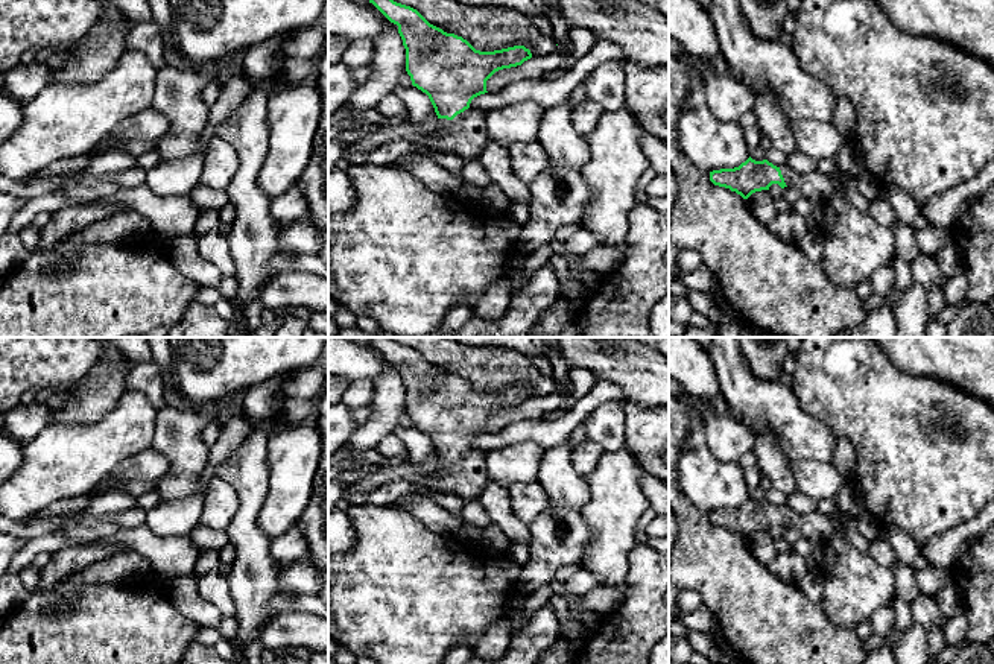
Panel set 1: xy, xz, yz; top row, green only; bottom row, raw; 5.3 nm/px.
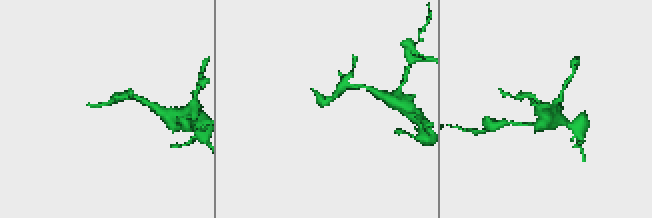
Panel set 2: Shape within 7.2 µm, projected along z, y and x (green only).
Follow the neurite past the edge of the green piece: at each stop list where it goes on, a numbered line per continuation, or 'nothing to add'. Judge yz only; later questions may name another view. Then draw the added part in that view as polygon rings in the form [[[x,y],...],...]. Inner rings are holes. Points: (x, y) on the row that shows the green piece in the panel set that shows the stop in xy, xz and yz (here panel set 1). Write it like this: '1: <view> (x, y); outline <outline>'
1: yz (818, 187); outline [[[787,164],[780,167],[787,187],[796,188],[802,198],[822,207],[833,194],[834,184],[830,175],[813,172],[796,172]]]

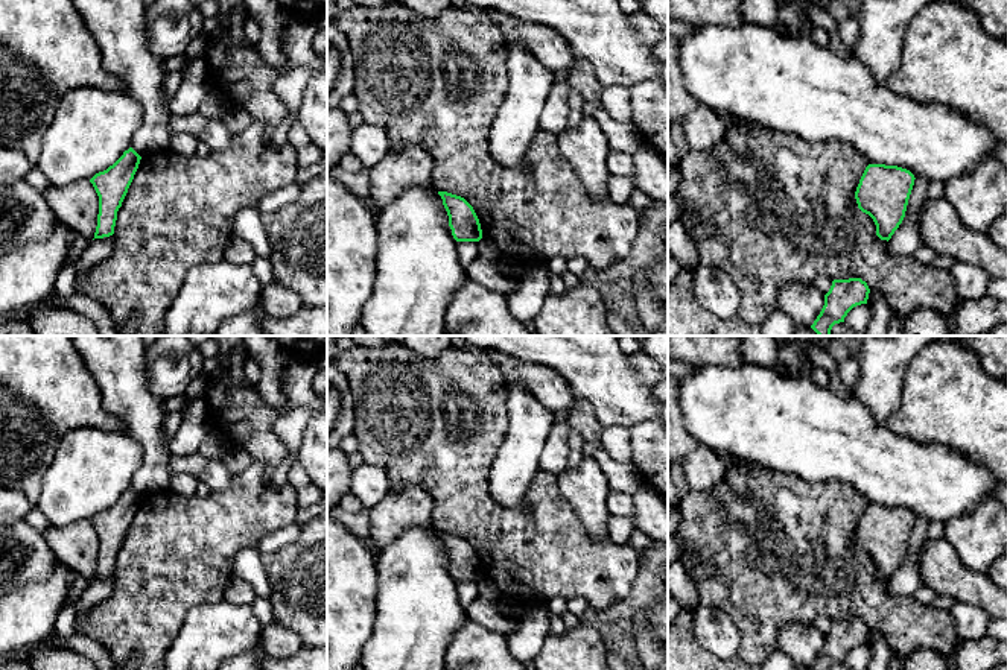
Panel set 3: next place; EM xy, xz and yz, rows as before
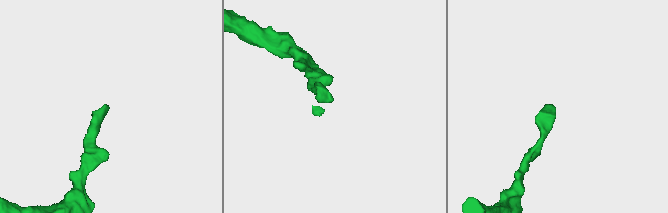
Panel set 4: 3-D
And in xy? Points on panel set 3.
nothing to add

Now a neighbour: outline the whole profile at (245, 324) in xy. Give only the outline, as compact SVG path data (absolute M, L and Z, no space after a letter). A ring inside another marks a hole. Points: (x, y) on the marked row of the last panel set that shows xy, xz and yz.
M253 310L227 318L214 333L216 336L263 336Z

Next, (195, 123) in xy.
M199 112L192 114L192 115L173 115L170 114L170 131L173 134L186 132L198 137L207 126L207 119L201 115Z

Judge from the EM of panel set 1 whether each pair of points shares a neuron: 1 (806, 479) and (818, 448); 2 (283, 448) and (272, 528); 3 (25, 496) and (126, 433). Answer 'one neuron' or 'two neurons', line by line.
1: two neurons
2: one neuron
3: one neuron

